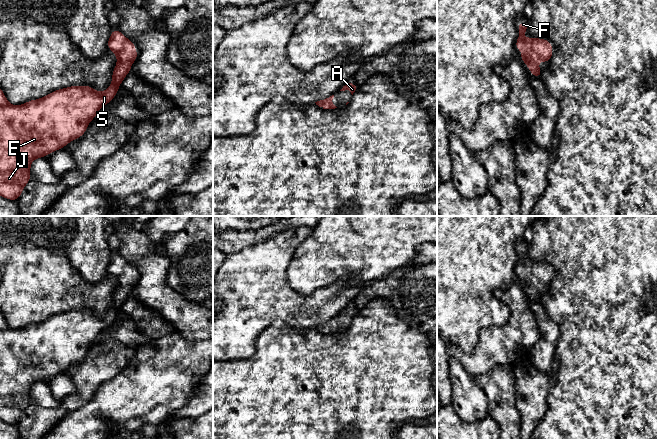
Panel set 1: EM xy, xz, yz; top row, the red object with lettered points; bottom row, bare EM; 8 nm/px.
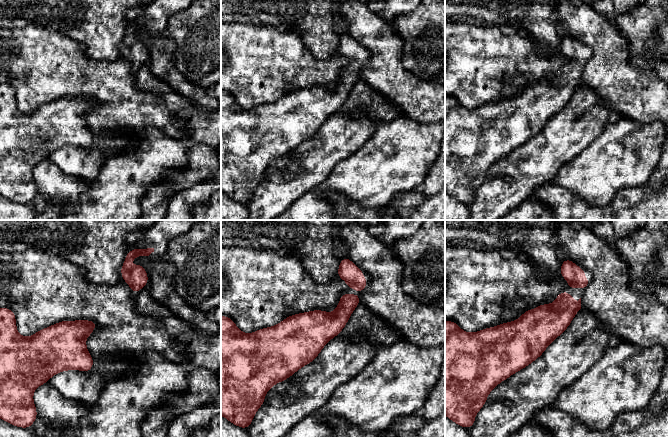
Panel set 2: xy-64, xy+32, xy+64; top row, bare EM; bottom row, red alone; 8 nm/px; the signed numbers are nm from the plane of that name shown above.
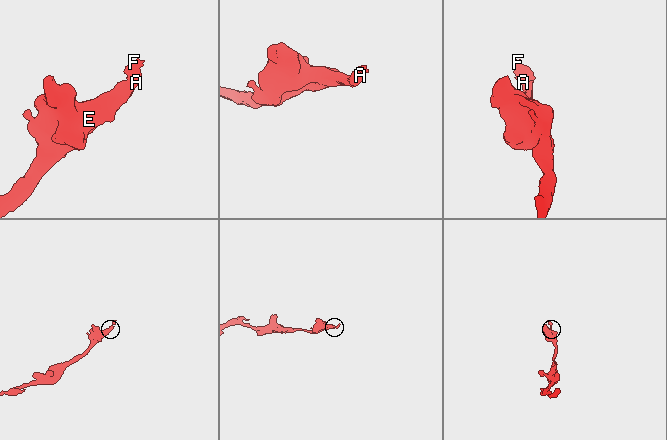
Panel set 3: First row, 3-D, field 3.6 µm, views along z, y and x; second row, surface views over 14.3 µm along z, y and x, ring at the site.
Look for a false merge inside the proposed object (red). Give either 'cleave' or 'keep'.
keep

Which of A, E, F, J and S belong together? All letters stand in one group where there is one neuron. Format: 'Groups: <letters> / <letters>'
Groups: A E F J S

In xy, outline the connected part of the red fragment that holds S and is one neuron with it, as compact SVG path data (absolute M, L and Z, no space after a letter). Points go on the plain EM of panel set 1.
M114 253L107 267L107 272L115 276L118 285L112 297L111 309L105 316L97 316L88 309L70 310L53 315L43 322L13 330L0 312L0 420L17 425L31 403L32 385L46 381L83 360L99 333L116 320L121 306L131 295L130 290L139 280L135 268L122 258L120 254Z

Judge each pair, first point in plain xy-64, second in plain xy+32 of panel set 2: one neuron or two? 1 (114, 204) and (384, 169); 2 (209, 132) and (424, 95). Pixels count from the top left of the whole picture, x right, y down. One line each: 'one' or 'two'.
1: one
2: two

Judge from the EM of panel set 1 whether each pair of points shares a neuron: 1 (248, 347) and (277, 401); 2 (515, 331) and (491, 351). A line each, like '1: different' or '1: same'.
1: different
2: same

